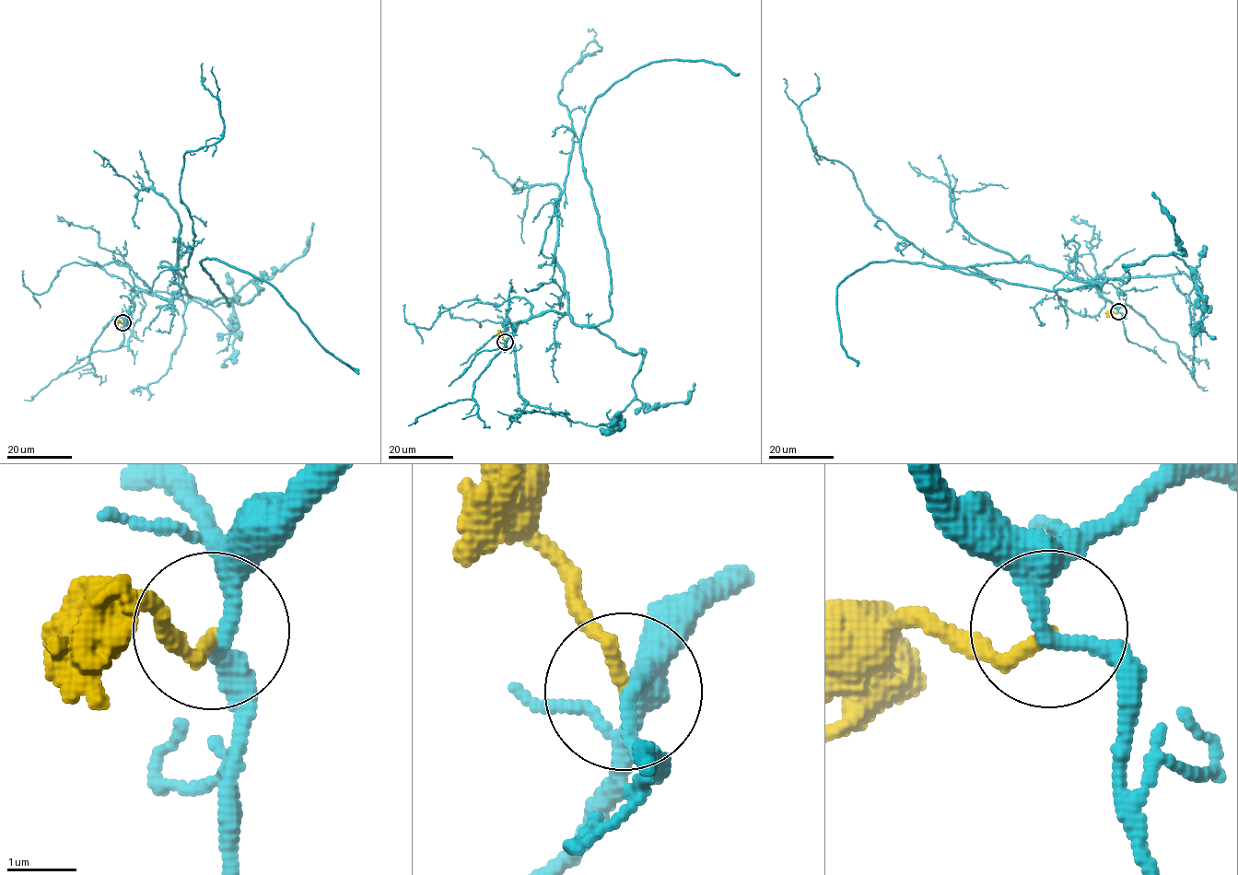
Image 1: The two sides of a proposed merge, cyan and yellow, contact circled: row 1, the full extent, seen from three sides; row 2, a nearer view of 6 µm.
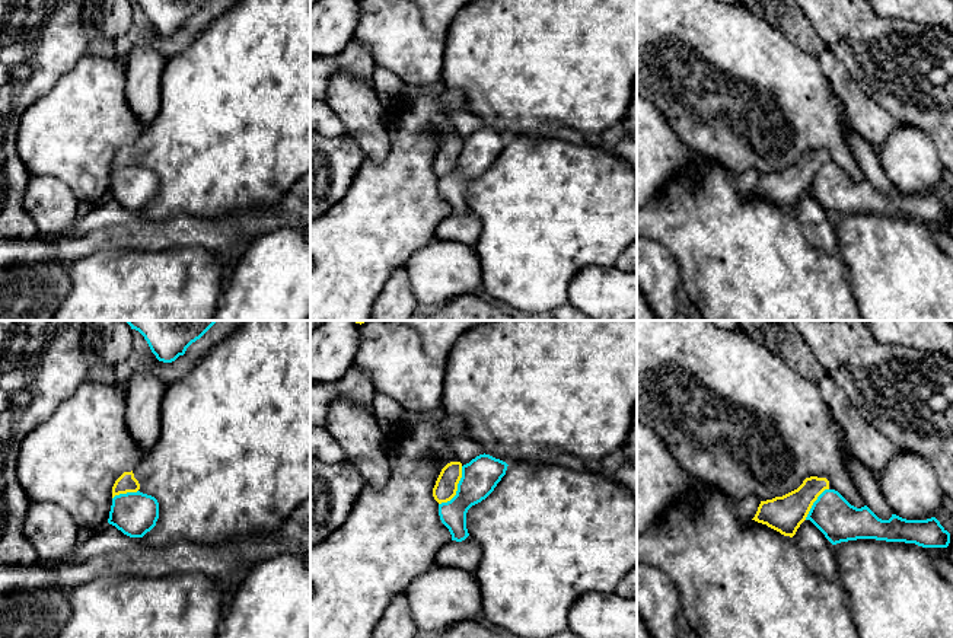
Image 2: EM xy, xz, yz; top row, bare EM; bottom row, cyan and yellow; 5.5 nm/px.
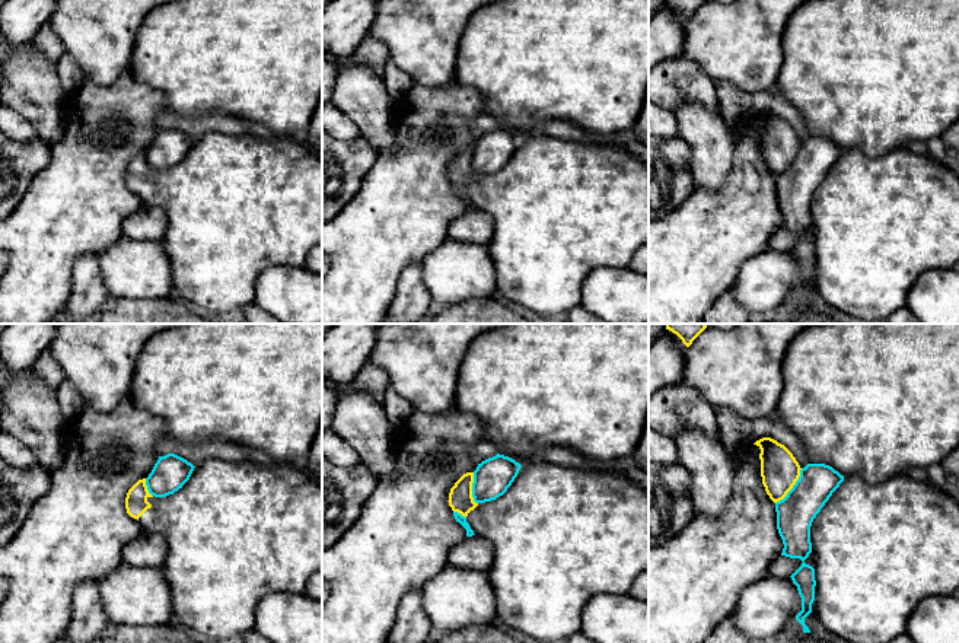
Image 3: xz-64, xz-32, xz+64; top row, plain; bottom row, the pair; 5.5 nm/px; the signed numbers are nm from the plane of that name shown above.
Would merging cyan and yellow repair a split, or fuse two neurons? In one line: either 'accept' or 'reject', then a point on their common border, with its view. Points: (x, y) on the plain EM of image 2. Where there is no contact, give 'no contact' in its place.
reject; contact xz (458, 162)

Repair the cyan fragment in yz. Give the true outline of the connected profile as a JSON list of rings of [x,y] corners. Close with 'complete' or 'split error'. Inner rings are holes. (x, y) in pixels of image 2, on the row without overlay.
[[[825,163],[817,170],[806,194],[810,194],[832,218],[857,213],[905,216],[915,217],[922,221],[947,221],[950,217],[950,207],[940,198],[936,191],[927,194],[906,194],[892,188],[889,194],[882,194],[867,179],[861,182],[851,179],[835,163]]]; complete

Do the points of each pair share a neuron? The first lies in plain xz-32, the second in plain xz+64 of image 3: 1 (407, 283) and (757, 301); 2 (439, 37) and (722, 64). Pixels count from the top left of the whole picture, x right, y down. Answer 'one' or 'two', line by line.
1: two
2: one

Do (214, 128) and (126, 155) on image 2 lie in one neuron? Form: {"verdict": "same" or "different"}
{"verdict": "same"}

